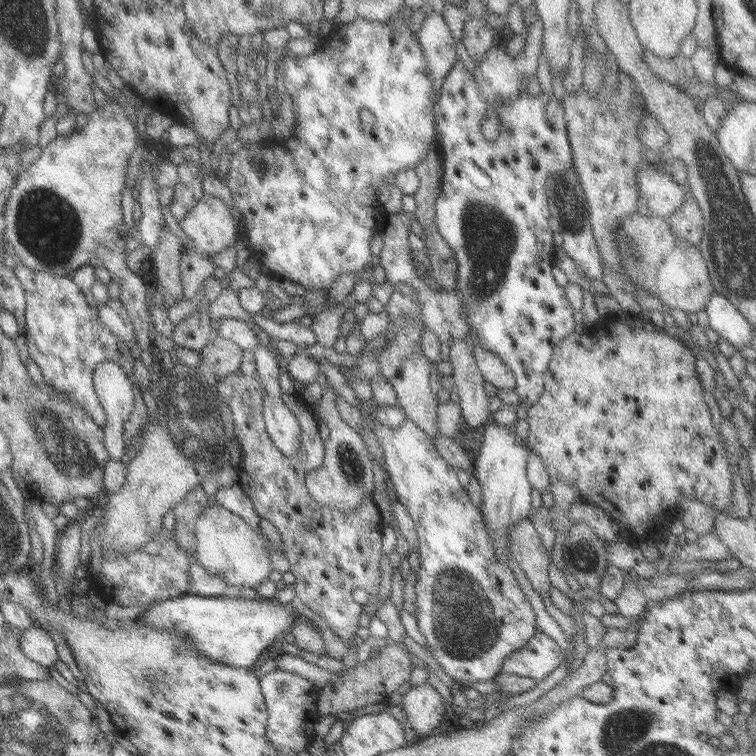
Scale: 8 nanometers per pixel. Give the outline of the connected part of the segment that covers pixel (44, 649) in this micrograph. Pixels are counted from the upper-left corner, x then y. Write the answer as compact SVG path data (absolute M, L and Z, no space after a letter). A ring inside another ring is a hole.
M33 624L17 637L19 651L29 660L45 668L51 668L57 662L55 645L40 625Z

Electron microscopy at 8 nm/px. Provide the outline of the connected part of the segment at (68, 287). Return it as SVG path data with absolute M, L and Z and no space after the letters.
M17 262L11 270L24 290L25 311L23 318L25 327L21 334L26 338L29 359L33 360L45 383L56 391L72 398L91 418L103 428L106 418L92 387L92 372L100 362L109 360L118 364L126 374L132 386L134 409L122 430L125 444L129 444L129 436L136 436L148 422L147 408L141 399L141 390L133 377L133 358L129 348L136 342L133 326L127 318L118 299L107 299L99 305L88 305L82 290L70 279L31 270Z

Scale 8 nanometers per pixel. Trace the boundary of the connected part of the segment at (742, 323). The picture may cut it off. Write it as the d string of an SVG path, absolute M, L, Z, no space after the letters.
M713 292L703 309L708 328L718 338L729 342L735 349L749 344L754 328L743 319L743 316L724 296Z

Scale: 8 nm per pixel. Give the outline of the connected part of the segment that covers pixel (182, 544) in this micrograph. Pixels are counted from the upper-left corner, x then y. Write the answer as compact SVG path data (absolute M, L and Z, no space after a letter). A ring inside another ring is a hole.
M200 485L188 489L187 494L172 508L174 514L173 538L175 544L187 554L192 554L196 547L194 524L201 511L207 507L208 496Z

